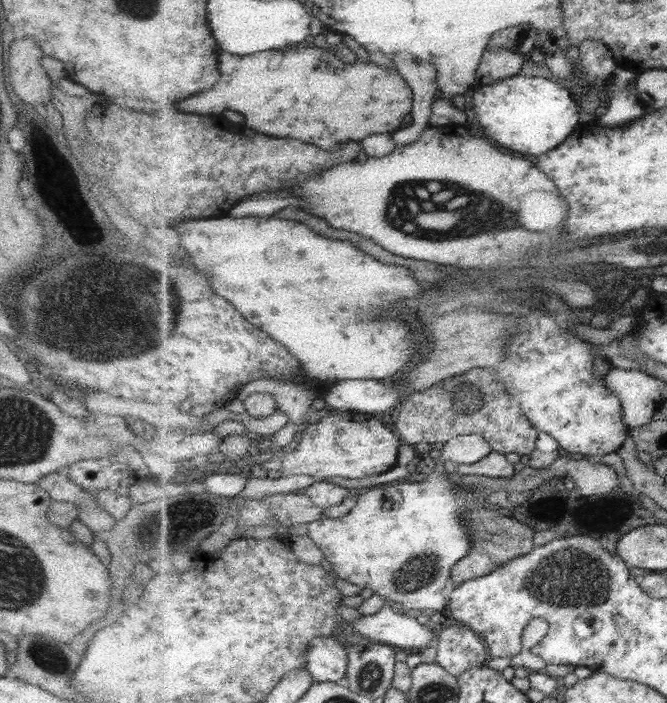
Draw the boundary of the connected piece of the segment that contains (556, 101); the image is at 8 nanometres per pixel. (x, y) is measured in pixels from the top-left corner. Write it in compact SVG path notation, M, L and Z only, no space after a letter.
M513 76L473 89L475 116L479 118L485 132L515 152L525 156L539 156L549 150L555 150L559 144L575 132L581 123L580 105L567 87L553 78L525 78Z

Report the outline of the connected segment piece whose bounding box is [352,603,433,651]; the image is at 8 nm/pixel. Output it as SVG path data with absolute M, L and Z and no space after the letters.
M385 603L384 606L372 615L361 615L358 621L352 623L352 628L359 635L371 639L380 644L387 644L399 650L408 651L412 648L425 649L433 640L433 632L426 625L417 623L415 618L406 616L403 612L395 612L390 603Z

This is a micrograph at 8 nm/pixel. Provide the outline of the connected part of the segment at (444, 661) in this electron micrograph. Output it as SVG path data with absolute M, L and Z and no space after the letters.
M451 625L438 637L435 662L456 677L477 668L490 658L486 644L471 627Z

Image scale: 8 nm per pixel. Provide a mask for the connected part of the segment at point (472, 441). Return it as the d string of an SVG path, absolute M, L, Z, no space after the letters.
M459 435L444 444L440 458L443 464L450 460L468 465L487 458L493 451L491 443L484 436Z

